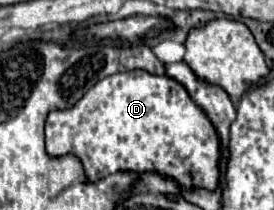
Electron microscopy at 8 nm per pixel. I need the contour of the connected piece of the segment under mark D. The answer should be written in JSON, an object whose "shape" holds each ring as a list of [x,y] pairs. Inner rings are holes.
{"shape":[[[145,70],[119,72],[99,80],[85,96],[65,110],[51,110],[45,124],[45,148],[53,158],[73,154],[81,160],[89,182],[97,182],[115,172],[157,172],[179,184],[181,190],[205,188],[213,192],[219,184],[221,140],[207,114],[189,98],[187,90],[169,76],[153,76]]]}

